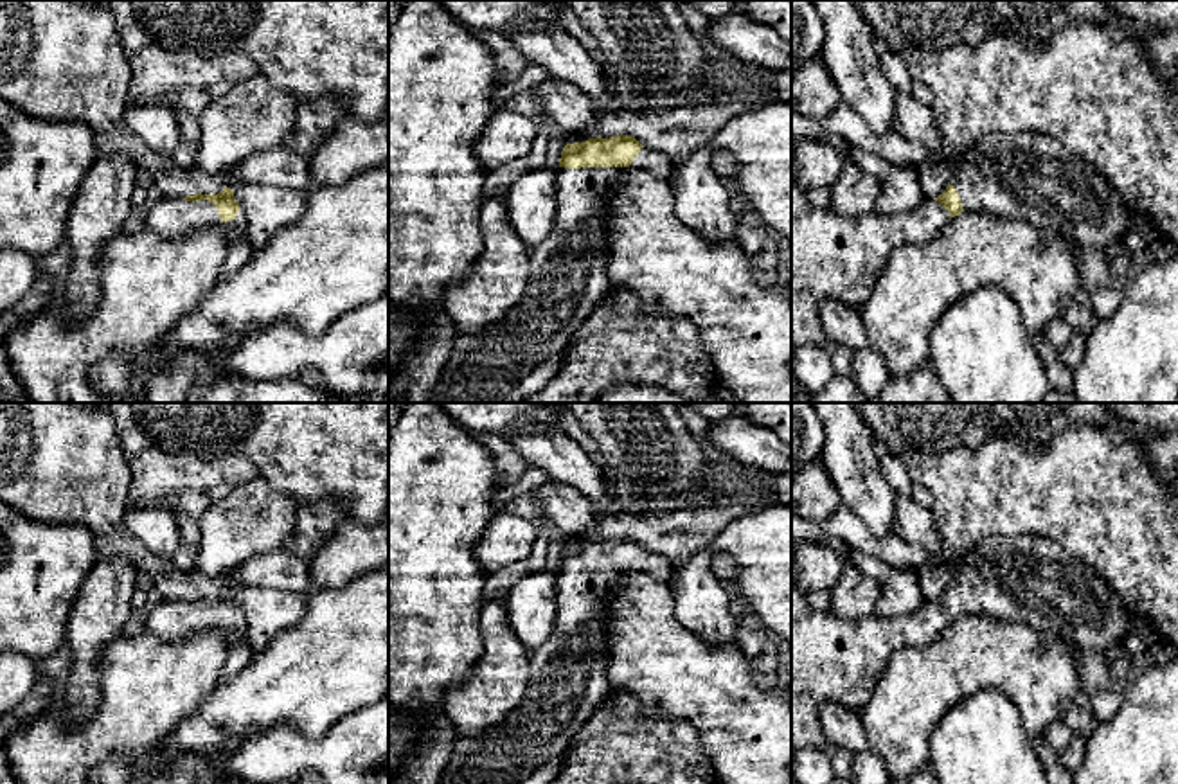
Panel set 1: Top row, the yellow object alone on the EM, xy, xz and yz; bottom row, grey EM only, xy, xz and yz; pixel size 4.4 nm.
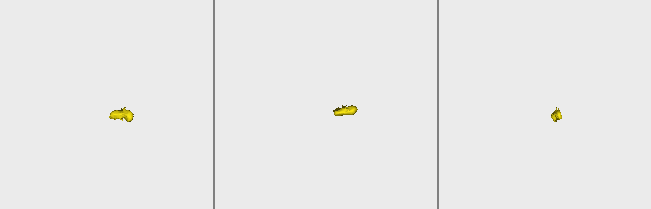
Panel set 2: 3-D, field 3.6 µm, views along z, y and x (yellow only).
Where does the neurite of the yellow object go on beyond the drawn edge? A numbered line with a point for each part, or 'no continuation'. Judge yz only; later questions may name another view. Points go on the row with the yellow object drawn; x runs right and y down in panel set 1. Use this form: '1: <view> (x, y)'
1: yz (1029, 177)
2: yz (833, 258)

